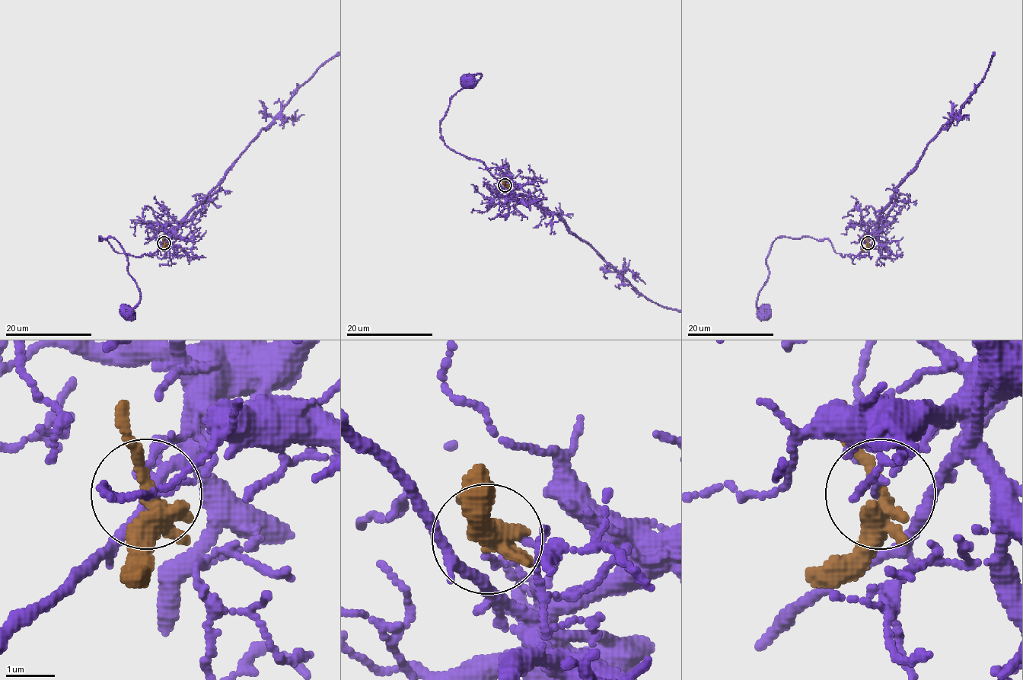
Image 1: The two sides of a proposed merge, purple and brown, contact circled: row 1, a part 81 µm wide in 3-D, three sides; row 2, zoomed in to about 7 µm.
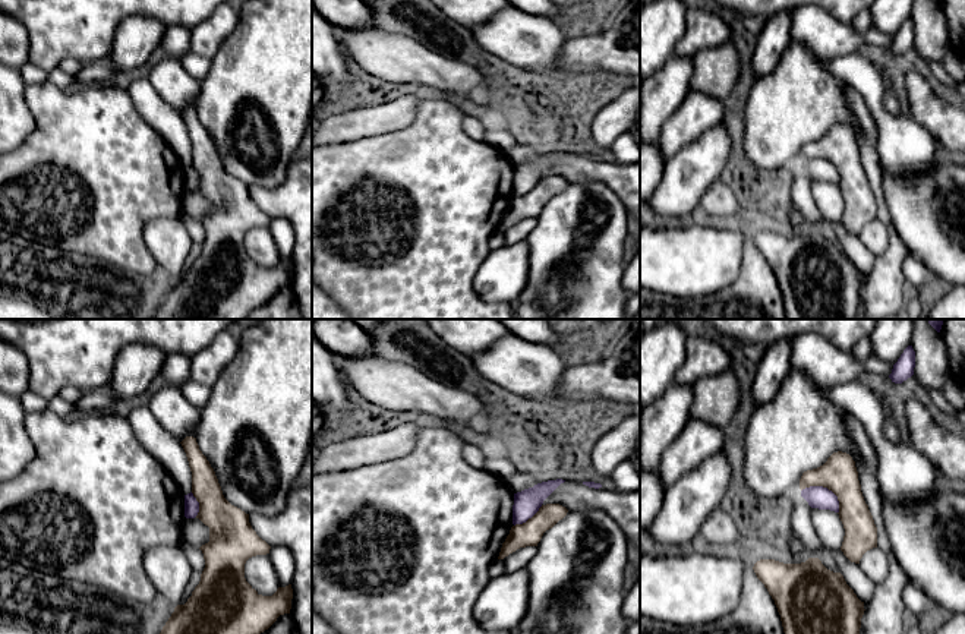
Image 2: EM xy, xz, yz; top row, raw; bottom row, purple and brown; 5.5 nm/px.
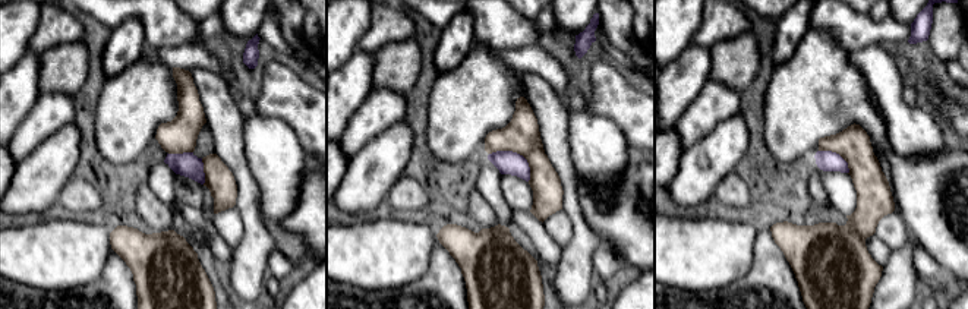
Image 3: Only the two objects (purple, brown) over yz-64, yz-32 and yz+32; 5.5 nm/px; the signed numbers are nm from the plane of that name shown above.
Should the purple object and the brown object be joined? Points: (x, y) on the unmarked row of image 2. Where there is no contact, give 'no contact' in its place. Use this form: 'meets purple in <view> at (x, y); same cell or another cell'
meets purple in yz at (826, 160); another cell

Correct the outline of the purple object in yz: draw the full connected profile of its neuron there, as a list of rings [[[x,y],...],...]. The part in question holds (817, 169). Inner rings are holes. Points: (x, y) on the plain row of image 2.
[[[810,158],[801,163],[801,168],[811,180],[830,182],[839,184],[838,168],[823,158]]]

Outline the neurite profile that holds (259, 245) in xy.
[[[268,225],[246,233],[245,250],[262,268],[272,268],[278,261],[275,242]]]

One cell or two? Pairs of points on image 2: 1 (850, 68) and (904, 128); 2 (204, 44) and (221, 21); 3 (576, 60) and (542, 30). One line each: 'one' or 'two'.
1: one
2: one
3: two

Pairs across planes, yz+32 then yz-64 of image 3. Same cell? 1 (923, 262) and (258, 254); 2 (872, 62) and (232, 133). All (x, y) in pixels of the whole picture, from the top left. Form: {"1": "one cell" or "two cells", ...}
{"1": "two cells", "2": "two cells"}

